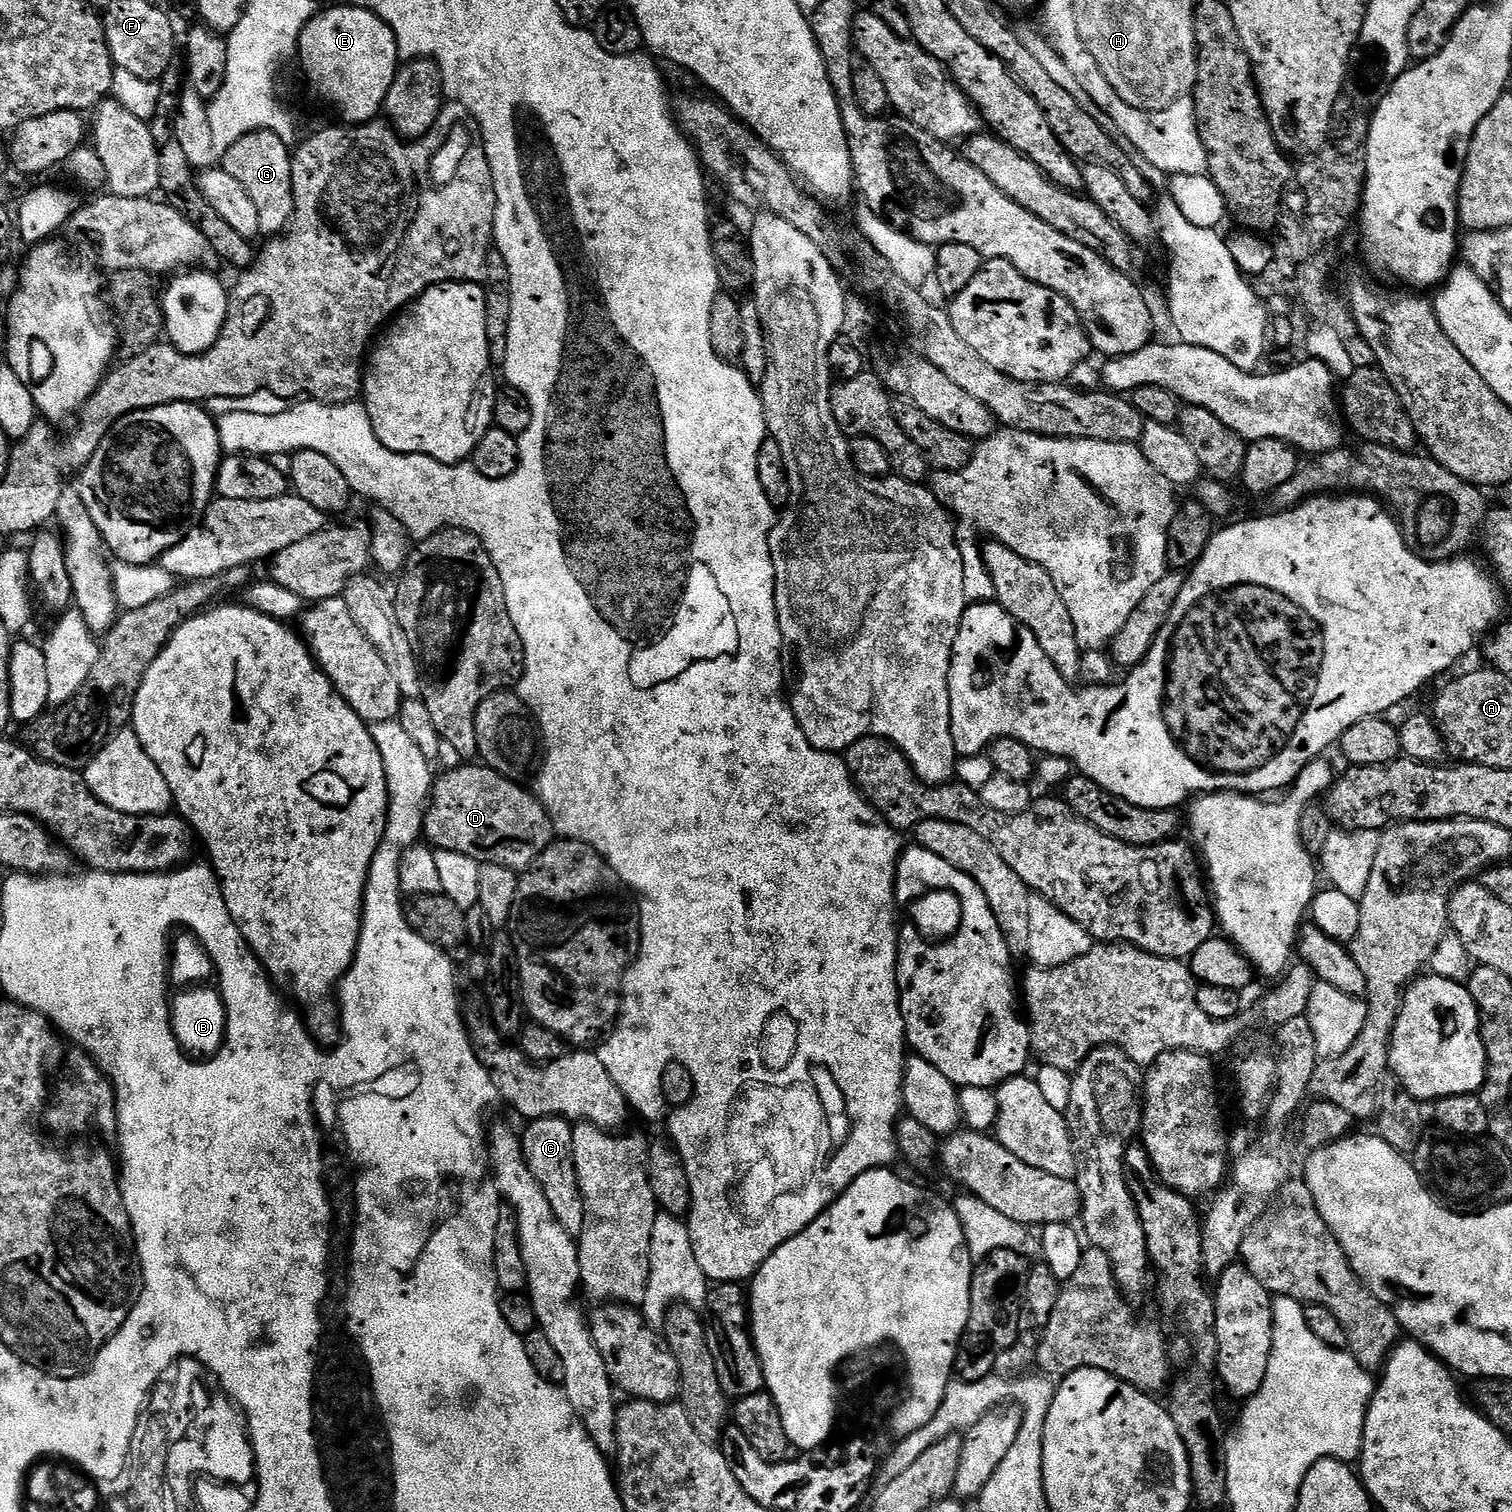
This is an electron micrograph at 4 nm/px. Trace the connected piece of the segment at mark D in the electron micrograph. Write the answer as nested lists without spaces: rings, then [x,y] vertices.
[[[480,762],[437,775],[424,814],[423,839],[433,849],[469,855],[480,865],[506,866],[523,873],[554,842],[548,811],[524,787]]]

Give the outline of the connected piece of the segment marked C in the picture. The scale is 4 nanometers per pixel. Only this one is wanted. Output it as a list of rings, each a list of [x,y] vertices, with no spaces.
[[[547,1116],[541,1120],[533,1120],[527,1125],[528,1129],[523,1129],[522,1139],[524,1142],[524,1157],[526,1162],[530,1166],[530,1174],[534,1174],[534,1178],[538,1178],[538,1186],[542,1186],[542,1194],[546,1194],[547,1200],[550,1201],[550,1210],[554,1210],[554,1218],[558,1218],[558,1222],[562,1222],[562,1226],[566,1226],[566,1230],[573,1238],[579,1237],[582,1230],[582,1222],[584,1221],[584,1199],[580,1193],[580,1187],[578,1186],[578,1174],[576,1173],[576,1167],[574,1166],[574,1134],[572,1133],[573,1125],[569,1121],[565,1120],[562,1116]]]

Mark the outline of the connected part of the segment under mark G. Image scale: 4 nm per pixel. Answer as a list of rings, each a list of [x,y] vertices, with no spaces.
[[[258,130],[238,138],[230,150],[222,154],[222,167],[237,182],[242,182],[246,194],[258,209],[258,226],[265,237],[283,233],[292,223],[294,194],[292,193],[292,152],[289,141],[278,138],[270,130]]]

